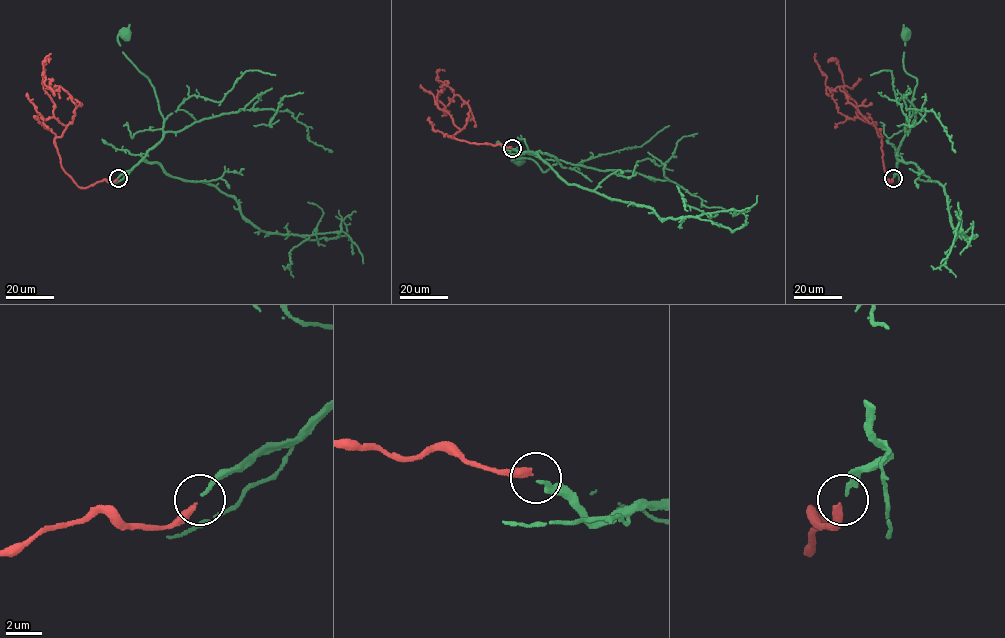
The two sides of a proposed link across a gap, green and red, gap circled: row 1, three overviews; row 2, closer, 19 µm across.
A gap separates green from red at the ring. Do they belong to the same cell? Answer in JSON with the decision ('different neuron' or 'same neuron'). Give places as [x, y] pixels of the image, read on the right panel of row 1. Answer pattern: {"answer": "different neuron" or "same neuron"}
{"answer": "different neuron"}

